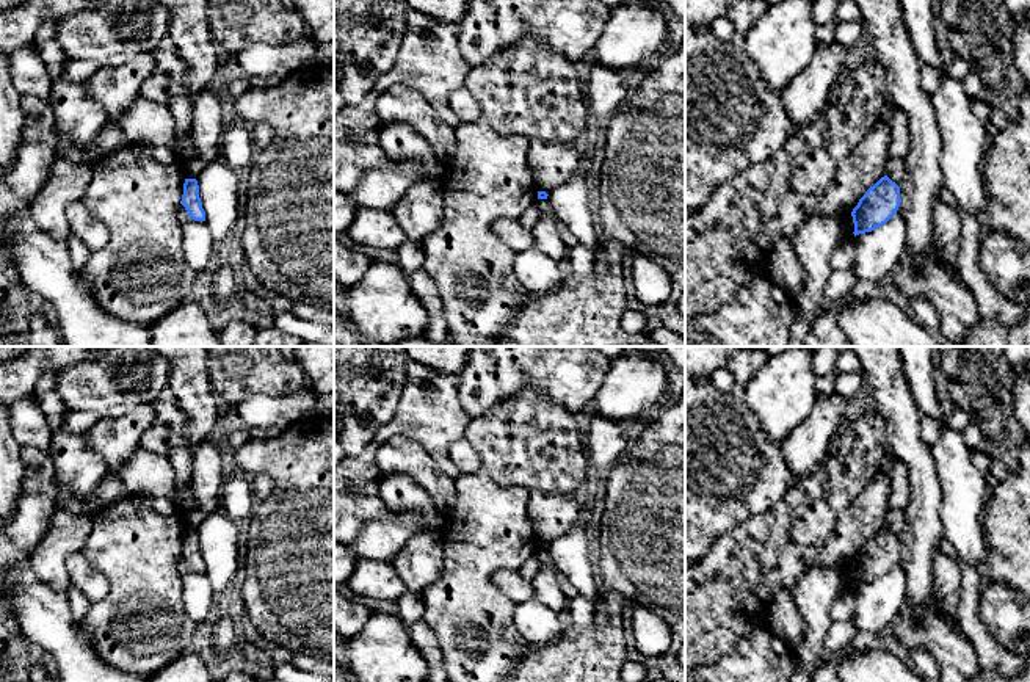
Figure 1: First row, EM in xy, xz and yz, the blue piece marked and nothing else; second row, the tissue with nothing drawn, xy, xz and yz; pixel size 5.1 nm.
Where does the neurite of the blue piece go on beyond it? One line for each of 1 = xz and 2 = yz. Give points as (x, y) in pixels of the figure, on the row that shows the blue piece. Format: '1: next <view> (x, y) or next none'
1: next none
2: next none

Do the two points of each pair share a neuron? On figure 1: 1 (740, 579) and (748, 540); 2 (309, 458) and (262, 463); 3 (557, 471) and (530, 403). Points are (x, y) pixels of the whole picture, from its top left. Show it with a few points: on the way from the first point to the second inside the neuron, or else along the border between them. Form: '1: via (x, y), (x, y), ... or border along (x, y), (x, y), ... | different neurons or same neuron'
1: via (743, 569), (748, 565), (748, 549) | same neuron
2: via (298, 458), (273, 458) | same neuron
3: via (546, 453), (530, 435), (530, 420) | same neuron

